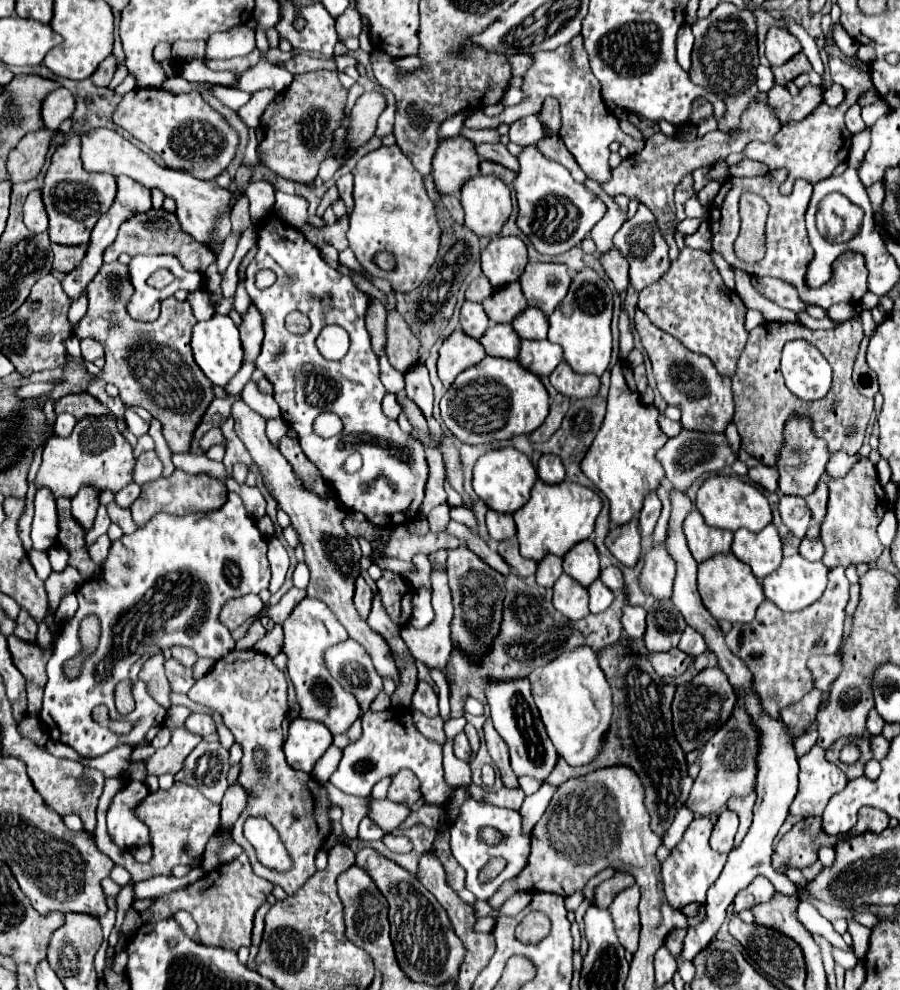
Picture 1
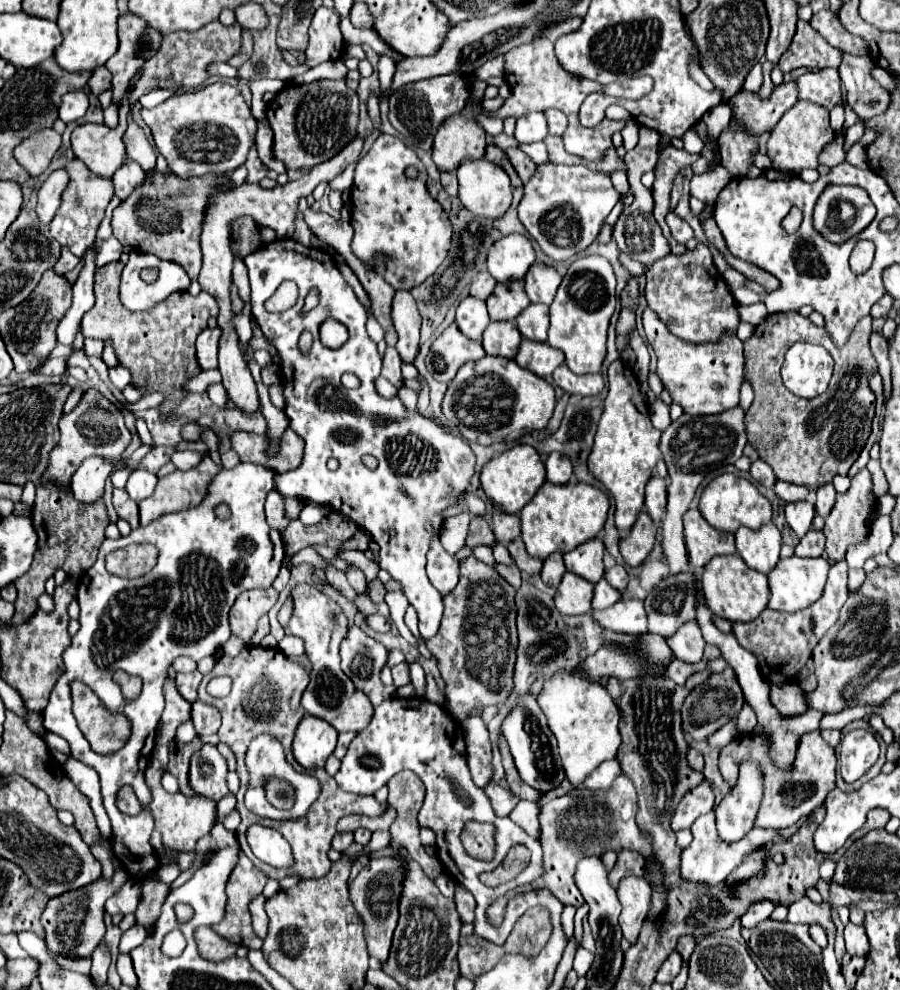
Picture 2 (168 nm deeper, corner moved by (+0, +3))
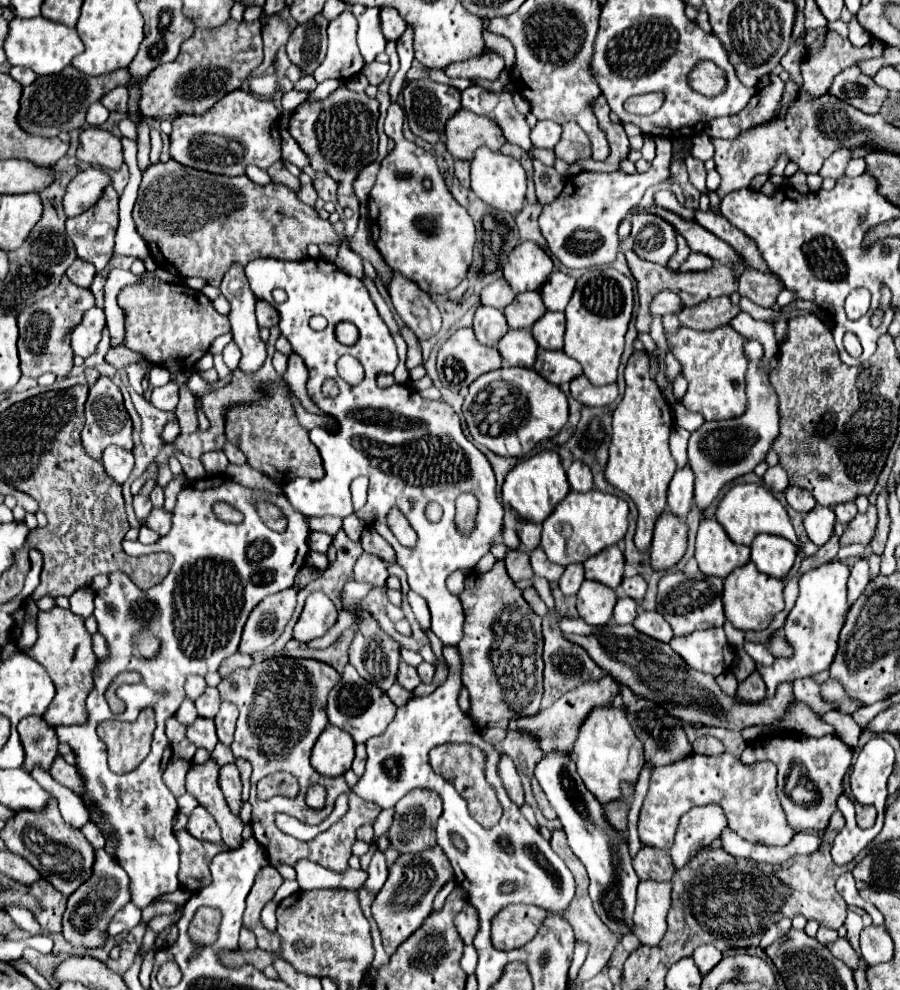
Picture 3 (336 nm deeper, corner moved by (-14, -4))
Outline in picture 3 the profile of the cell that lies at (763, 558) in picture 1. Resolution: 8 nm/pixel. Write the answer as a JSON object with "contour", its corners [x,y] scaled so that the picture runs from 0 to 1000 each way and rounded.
{"contour":[[[842,539],[833,554],[833,566],[840,570],[844,578],[858,584],[871,584],[884,566],[884,552],[867,541]]]}

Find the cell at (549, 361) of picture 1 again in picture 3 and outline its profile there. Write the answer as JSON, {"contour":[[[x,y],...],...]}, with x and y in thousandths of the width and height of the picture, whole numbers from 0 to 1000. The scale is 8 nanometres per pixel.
{"contour":[[[602,352],[598,354],[598,364],[593,368],[593,374],[618,390],[633,386],[647,378],[644,366],[629,360],[624,354],[611,356],[611,354],[602,354]]]}

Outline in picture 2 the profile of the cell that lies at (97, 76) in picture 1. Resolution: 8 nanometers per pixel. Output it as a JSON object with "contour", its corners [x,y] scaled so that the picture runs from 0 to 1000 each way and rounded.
{"contour":[[[109,68],[109,70],[102,74],[100,82],[98,82],[98,90],[100,90],[104,96],[111,96],[113,92],[122,90],[122,82],[124,82],[122,72],[120,72],[118,68]]]}

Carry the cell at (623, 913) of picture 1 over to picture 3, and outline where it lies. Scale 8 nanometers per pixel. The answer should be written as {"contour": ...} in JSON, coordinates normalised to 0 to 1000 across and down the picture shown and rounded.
{"contour":[[[716,889],[709,895],[702,943],[713,954],[731,954],[740,941],[740,921],[744,917],[744,891]]]}

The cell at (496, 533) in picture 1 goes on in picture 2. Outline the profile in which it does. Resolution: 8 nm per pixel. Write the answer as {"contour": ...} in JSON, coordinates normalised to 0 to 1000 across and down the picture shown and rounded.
{"contour":[[[549,516],[547,520],[547,538],[551,546],[567,548],[578,540],[578,520],[564,520],[558,516]]]}

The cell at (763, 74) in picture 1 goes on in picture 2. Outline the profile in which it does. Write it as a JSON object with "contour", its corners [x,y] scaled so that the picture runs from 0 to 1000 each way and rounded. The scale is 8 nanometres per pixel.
{"contour":[[[840,66],[840,68],[836,68],[836,72],[831,74],[824,90],[829,90],[829,92],[842,92],[844,88],[847,88],[847,66]]]}

